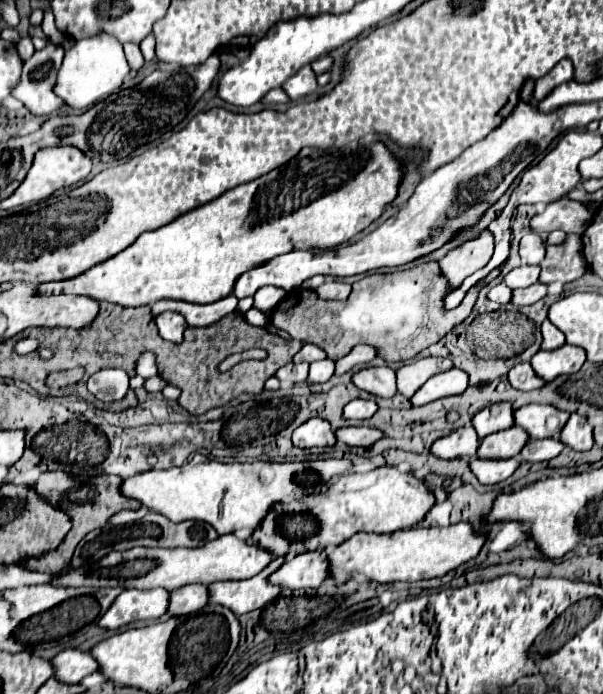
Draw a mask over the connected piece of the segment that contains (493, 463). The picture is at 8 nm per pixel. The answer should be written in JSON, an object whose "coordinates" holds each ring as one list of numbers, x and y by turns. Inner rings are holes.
{"coordinates":[[472,459,470,461,472,473,484,485,494,485,494,483,506,481,518,467,520,467,520,463,516,459,500,459,500,461,496,461,496,459]]}

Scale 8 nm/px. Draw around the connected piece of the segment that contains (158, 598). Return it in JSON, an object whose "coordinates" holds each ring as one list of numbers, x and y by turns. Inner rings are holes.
{"coordinates":[[124,589,104,617,98,621,104,629,118,629,128,625,130,621,138,619,158,619,168,609,168,591,152,589,152,591,138,591,138,589]]}

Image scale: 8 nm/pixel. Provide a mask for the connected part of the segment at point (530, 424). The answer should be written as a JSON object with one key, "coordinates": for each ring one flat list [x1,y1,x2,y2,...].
{"coordinates":[[524,405,514,411,514,423,520,425,530,439,544,439,544,437,556,437,564,423,568,421,568,413,560,411,552,405]]}

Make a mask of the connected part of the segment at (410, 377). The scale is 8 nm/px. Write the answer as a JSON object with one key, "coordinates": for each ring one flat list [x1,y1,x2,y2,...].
{"coordinates":[[426,357,420,361,412,361,396,371,398,391,406,399,410,399,426,383,426,379,430,379,436,373,444,373,452,367,454,367,452,359,444,359,444,357]]}

